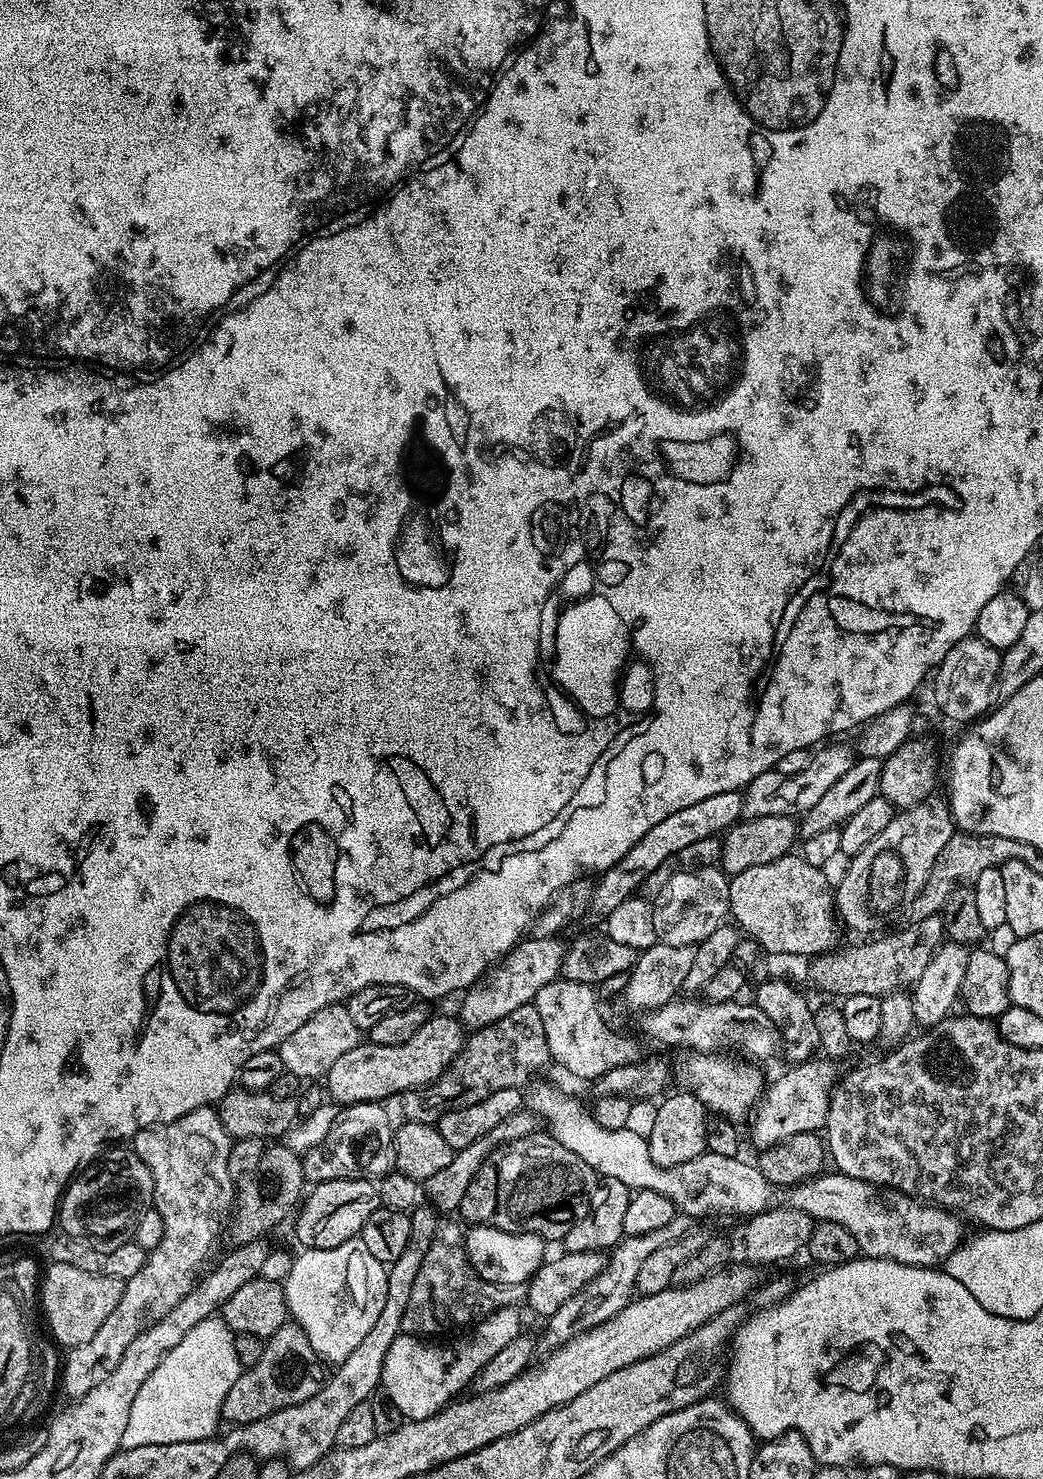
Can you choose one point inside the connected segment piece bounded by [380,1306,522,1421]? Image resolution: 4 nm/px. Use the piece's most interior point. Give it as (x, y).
(421, 1378)

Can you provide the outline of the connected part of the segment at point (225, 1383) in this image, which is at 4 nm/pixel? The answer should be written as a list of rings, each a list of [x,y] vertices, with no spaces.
[[[215,1315],[198,1322],[198,1326],[162,1358],[158,1370],[142,1382],[142,1390],[138,1390],[138,1398],[134,1398],[130,1406],[130,1422],[126,1422],[120,1447],[213,1439],[217,1435],[216,1427],[222,1424],[222,1402],[241,1371],[235,1353],[235,1335],[224,1319]]]

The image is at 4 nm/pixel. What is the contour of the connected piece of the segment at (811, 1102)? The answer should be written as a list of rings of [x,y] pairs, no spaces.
[[[828,1058],[806,1060],[792,1066],[789,1072],[782,1073],[773,1084],[771,1081],[765,1087],[759,1104],[756,1105],[750,1116],[750,1121],[752,1120],[752,1144],[756,1147],[756,1150],[763,1150],[775,1144],[780,1144],[794,1134],[802,1134],[803,1132],[819,1133],[827,1125],[828,1098],[832,1093],[832,1089],[838,1083],[838,1071],[836,1072],[835,1066],[837,1065]]]

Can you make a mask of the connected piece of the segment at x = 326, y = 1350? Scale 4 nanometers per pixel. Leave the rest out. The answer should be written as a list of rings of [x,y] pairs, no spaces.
[[[359,1237],[342,1242],[340,1246],[328,1249],[303,1249],[297,1253],[286,1280],[283,1283],[291,1319],[300,1325],[311,1346],[327,1363],[339,1364],[354,1352],[355,1347],[366,1338],[374,1326],[379,1311],[386,1302],[387,1267],[370,1254],[366,1244]]]

